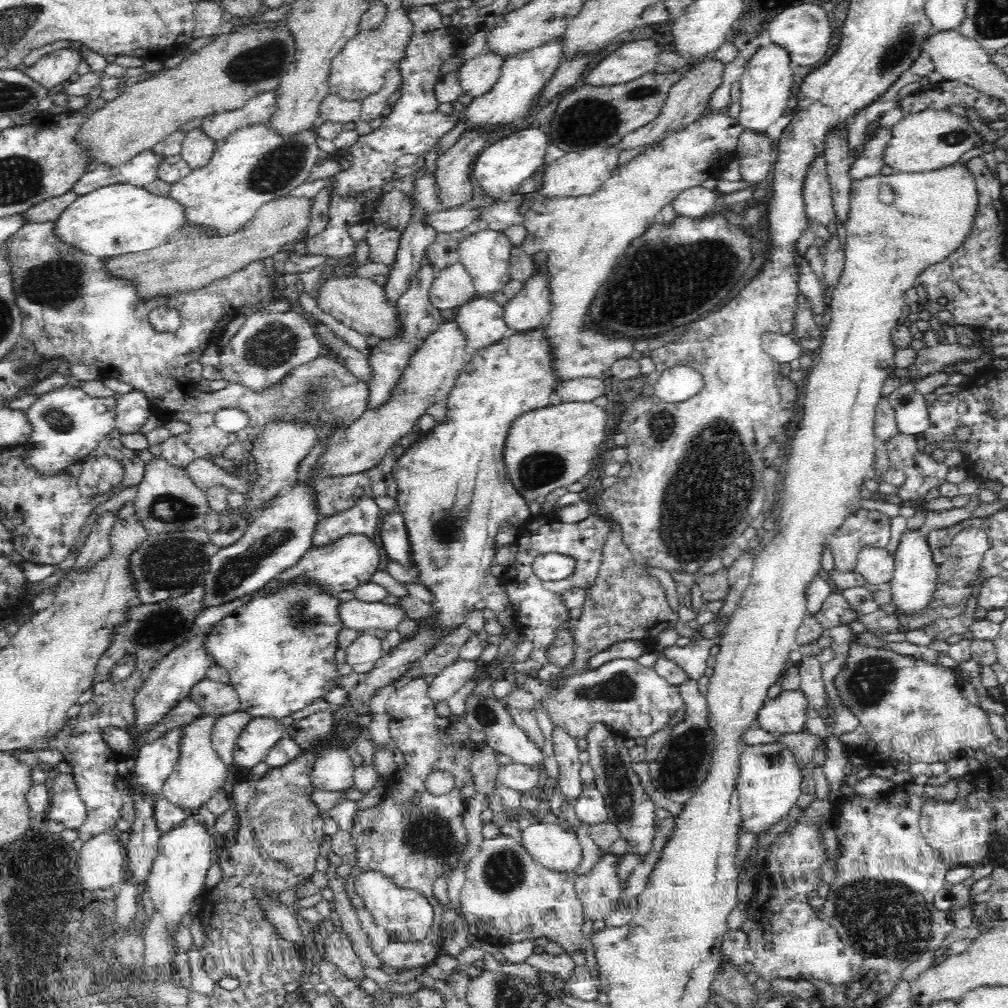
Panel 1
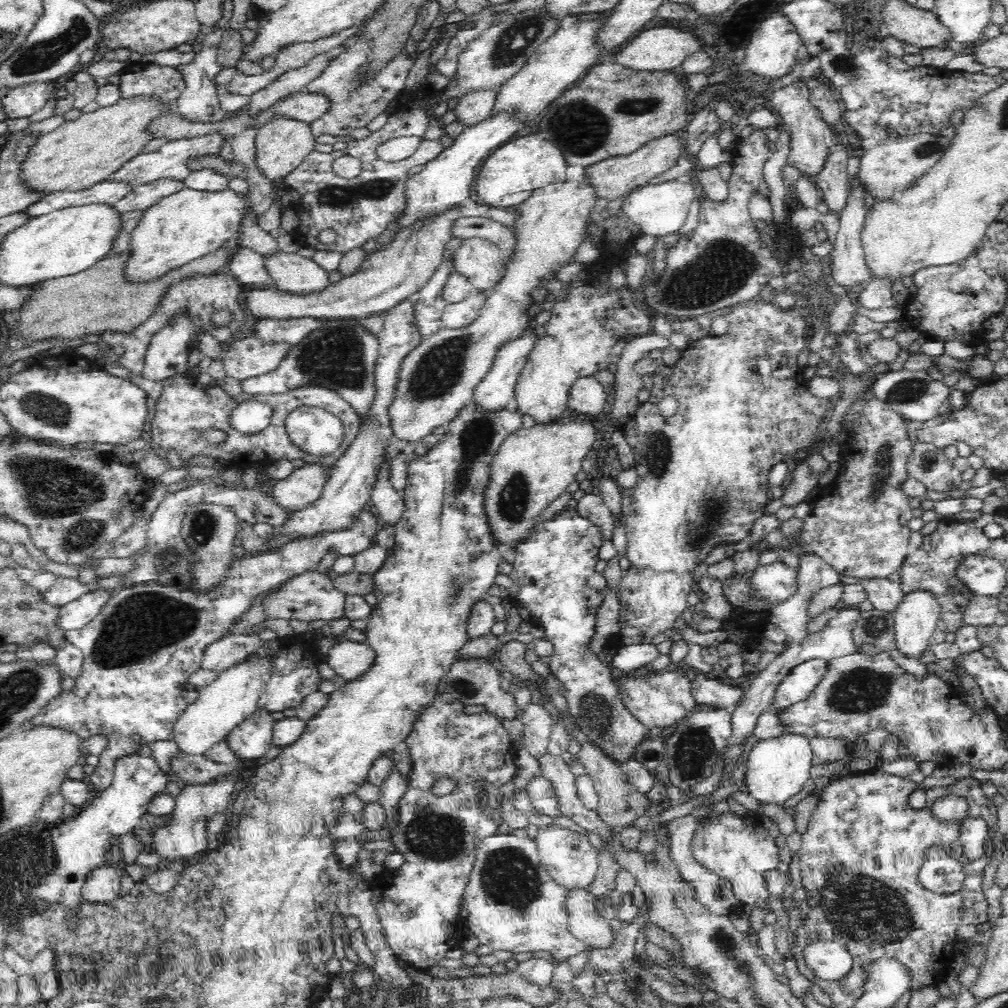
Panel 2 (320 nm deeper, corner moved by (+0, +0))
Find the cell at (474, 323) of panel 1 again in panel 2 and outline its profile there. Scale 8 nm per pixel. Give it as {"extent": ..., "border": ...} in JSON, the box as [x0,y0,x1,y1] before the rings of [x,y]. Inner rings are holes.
{"extent":[441,289,487,329],"border":[[[473,289],[464,300],[447,304],[441,316],[443,328],[458,329],[474,324],[486,302],[486,296],[487,292]]]}

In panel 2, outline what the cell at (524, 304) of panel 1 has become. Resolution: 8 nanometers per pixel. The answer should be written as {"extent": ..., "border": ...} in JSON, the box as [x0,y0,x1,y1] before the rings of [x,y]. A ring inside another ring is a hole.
{"extent":[473,322,538,410],"border":[[[530,322],[521,333],[515,337],[504,341],[495,350],[495,358],[493,360],[490,370],[484,375],[484,378],[478,383],[473,393],[473,400],[478,407],[486,410],[505,409],[508,407],[516,408],[515,390],[518,378],[528,360],[535,342],[538,340],[536,329],[533,328],[533,322]]]}

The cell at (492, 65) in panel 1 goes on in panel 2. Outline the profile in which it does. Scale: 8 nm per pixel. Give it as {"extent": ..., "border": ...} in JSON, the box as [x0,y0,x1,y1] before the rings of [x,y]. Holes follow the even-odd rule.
{"extent":[454,88,498,126],"border":[[[498,88],[471,90],[464,93],[454,109],[457,121],[465,126],[474,126],[488,118],[496,104]]]}

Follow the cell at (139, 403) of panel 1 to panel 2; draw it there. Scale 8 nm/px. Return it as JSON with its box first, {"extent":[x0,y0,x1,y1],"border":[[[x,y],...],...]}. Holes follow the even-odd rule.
{"extent":[142,316,193,382],"border":[[[178,316],[170,326],[159,330],[145,354],[142,378],[165,382],[176,374],[183,374],[188,353],[193,348],[192,331],[193,326],[187,316]]]}

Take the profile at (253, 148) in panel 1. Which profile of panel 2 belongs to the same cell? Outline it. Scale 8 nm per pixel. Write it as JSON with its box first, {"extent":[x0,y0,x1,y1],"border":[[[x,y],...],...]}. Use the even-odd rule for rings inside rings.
{"extent":[126,187,255,281],"border":[[[186,187],[179,190],[160,202],[149,206],[140,222],[131,232],[131,260],[126,264],[126,275],[130,281],[145,281],[146,279],[156,278],[173,268],[182,266],[196,258],[202,258],[214,250],[218,250],[222,245],[226,245],[239,237],[238,230],[242,225],[244,216],[255,216],[254,207],[250,194],[238,194],[229,187],[219,191],[194,190]]]}

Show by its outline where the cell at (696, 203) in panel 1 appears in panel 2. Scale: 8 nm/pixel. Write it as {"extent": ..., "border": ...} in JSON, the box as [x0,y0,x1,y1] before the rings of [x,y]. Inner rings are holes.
{"extent":[622,181,700,237],"border":[[[677,181],[648,184],[633,190],[624,200],[622,209],[630,217],[631,222],[638,223],[642,234],[652,234],[655,237],[666,236],[678,232],[688,216],[688,208],[700,195],[695,183],[682,183]]]}

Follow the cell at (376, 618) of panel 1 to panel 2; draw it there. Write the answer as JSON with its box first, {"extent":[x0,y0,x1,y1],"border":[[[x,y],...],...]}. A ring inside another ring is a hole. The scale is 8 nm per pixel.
{"extent":[265,570,346,622],"border":[[[308,570],[300,576],[294,576],[286,581],[284,587],[278,586],[279,590],[265,603],[266,611],[272,618],[284,618],[305,620],[326,620],[332,622],[346,617],[345,601],[346,594],[334,587],[334,583],[326,574],[315,570]]]}

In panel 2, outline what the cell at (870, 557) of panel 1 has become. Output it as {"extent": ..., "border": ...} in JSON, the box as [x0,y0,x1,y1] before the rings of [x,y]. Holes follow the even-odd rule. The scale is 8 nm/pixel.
{"extent":[841,575,905,614],"border":[[[842,575],[841,584],[858,584],[864,588],[867,593],[867,600],[875,607],[876,610],[884,610],[893,614],[894,609],[905,592],[900,583],[888,578],[871,576],[871,577],[853,577]]]}

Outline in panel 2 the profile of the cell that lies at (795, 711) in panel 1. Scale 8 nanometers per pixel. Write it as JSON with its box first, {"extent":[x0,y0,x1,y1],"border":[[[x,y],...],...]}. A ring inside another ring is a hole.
{"extent":[772,658,827,711],"border":[[[819,658],[796,666],[776,688],[772,708],[777,711],[786,710],[808,698],[826,670],[827,661]]]}

